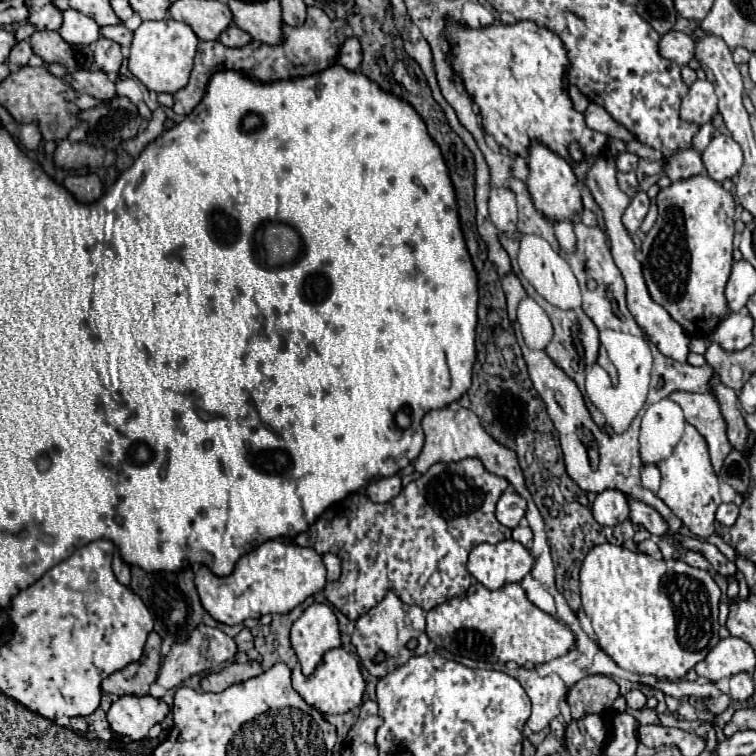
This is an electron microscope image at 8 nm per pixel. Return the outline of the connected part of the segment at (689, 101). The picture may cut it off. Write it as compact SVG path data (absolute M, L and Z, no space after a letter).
M695 81L681 103L681 119L695 125L705 125L717 113L717 95L709 81Z

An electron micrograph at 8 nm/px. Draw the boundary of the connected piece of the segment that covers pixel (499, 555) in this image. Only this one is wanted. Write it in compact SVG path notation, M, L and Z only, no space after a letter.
M515 539L501 543L481 543L469 553L469 573L487 589L499 589L507 583L519 583L533 567L533 557Z

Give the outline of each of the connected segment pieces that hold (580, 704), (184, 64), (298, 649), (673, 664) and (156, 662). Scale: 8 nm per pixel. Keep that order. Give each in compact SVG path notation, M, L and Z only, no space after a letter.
M603 674L588 675L569 689L567 703L571 707L571 717L581 719L589 713L609 711L617 697L619 687L611 677Z
M169 17L161 21L143 21L133 33L133 43L131 43L131 53L129 53L129 71L149 91L173 95L175 91L183 89L189 81L197 43L199 43L197 35L185 23L179 23Z
M325 603L309 605L291 627L291 645L303 667L311 675L321 657L341 645L339 625L333 609Z
M603 543L589 551L581 567L581 605L599 637L601 649L625 671L655 675L657 679L679 679L695 667L719 643L717 605L721 591L713 577L683 561L655 559L625 547Z
M153 631L145 643L143 657L137 663L131 663L121 671L111 673L101 683L103 691L111 695L137 695L137 697L147 695L161 667L161 653L157 651L159 647L161 647L161 637Z

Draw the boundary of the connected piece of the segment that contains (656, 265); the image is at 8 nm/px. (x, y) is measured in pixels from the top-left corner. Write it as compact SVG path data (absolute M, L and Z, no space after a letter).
M701 173L661 189L657 207L659 217L641 245L649 295L689 337L707 337L729 311L723 291L733 265L733 195L707 173Z

